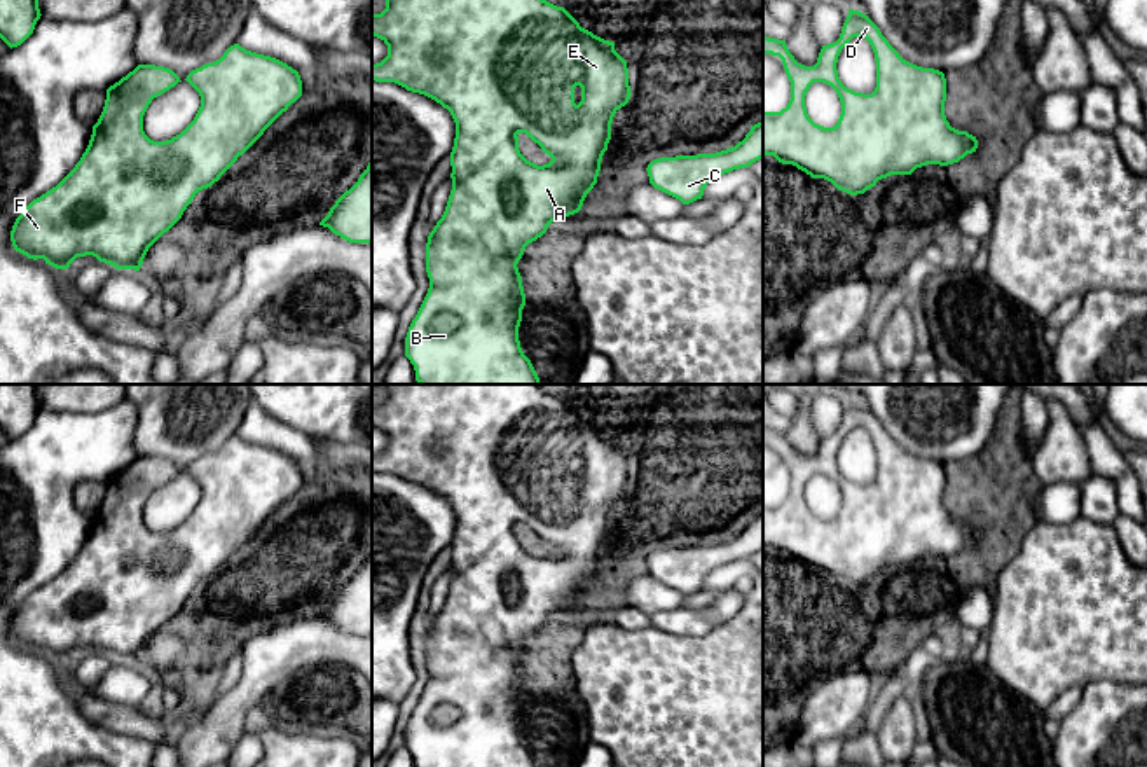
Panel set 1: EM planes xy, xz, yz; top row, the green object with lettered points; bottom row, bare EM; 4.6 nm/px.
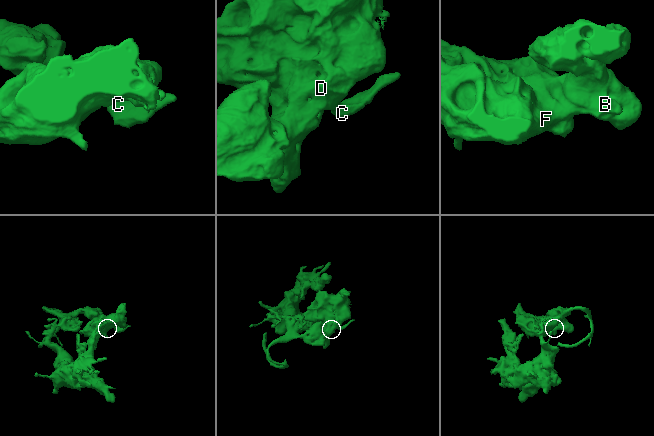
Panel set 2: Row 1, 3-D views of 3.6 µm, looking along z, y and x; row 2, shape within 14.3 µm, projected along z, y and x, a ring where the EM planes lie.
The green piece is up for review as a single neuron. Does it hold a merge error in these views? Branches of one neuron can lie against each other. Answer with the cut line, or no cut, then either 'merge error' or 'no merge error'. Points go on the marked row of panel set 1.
no cut; no merge error

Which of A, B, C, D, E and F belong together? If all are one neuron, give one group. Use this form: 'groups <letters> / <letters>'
groups A B C D E F

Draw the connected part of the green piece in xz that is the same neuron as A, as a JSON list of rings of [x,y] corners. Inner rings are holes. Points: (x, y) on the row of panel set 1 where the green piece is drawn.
[[[386,0],[386,9],[381,14],[372,14],[372,35],[388,45],[388,56],[372,65],[372,80],[395,82],[407,91],[424,94],[447,108],[456,122],[456,138],[450,152],[452,190],[442,218],[429,232],[426,243],[429,288],[405,337],[405,356],[414,365],[416,381],[419,384],[541,384],[519,341],[525,294],[517,264],[525,246],[541,238],[552,222],[578,213],[587,194],[597,183],[601,161],[611,140],[613,117],[628,103],[632,94],[627,61],[615,51],[615,42],[581,28],[564,7],[546,0]],[[519,133],[525,133],[552,161],[543,166],[527,161],[519,150]]]

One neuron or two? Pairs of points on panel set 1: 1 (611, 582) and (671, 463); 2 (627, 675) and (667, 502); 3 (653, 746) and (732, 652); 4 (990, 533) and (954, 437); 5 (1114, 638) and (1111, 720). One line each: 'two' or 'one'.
1: one
2: two
3: one
4: two
5: two

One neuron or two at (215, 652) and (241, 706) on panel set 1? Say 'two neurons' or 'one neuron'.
two neurons

